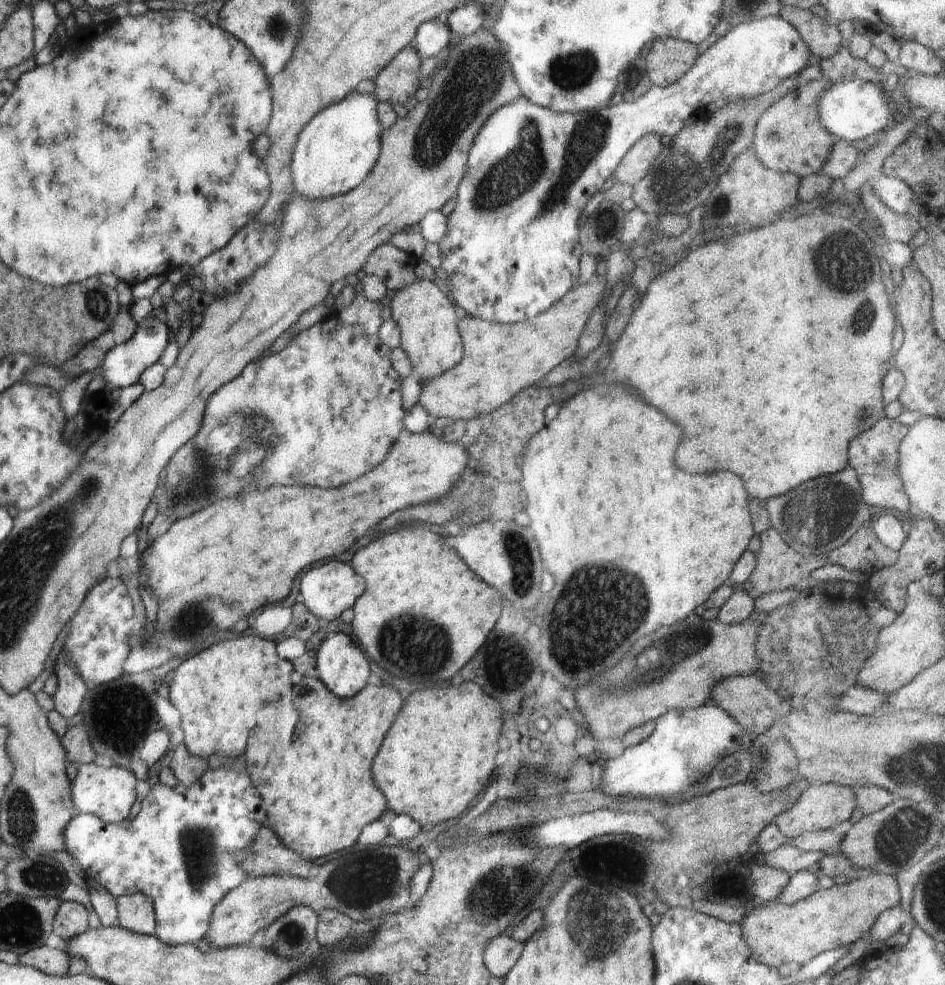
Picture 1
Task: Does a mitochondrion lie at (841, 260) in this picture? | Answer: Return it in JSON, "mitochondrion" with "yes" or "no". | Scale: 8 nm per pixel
{"mitochondrion":"yes"}

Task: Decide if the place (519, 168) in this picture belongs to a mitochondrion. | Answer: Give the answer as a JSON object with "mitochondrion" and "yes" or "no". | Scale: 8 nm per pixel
{"mitochondrion":"yes"}

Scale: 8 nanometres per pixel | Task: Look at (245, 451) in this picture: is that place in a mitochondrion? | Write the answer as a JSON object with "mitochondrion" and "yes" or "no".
{"mitochondrion":"yes"}

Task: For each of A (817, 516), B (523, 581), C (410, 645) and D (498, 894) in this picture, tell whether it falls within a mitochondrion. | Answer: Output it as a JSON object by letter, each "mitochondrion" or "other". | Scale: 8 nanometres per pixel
{"A":"mitochondrion","B":"mitochondrion","C":"mitochondrion","D":"mitochondrion"}

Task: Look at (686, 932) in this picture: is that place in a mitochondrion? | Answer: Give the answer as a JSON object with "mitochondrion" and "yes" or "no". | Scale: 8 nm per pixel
{"mitochondrion":"no"}

